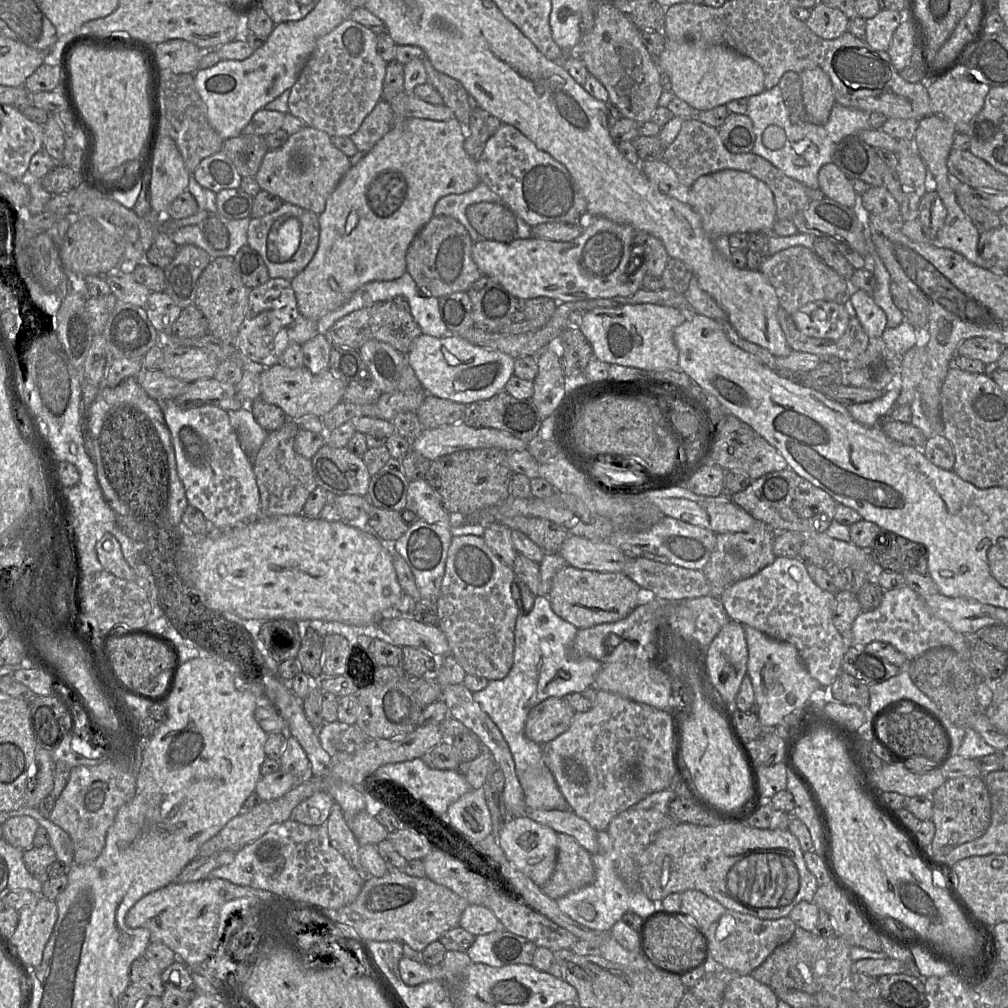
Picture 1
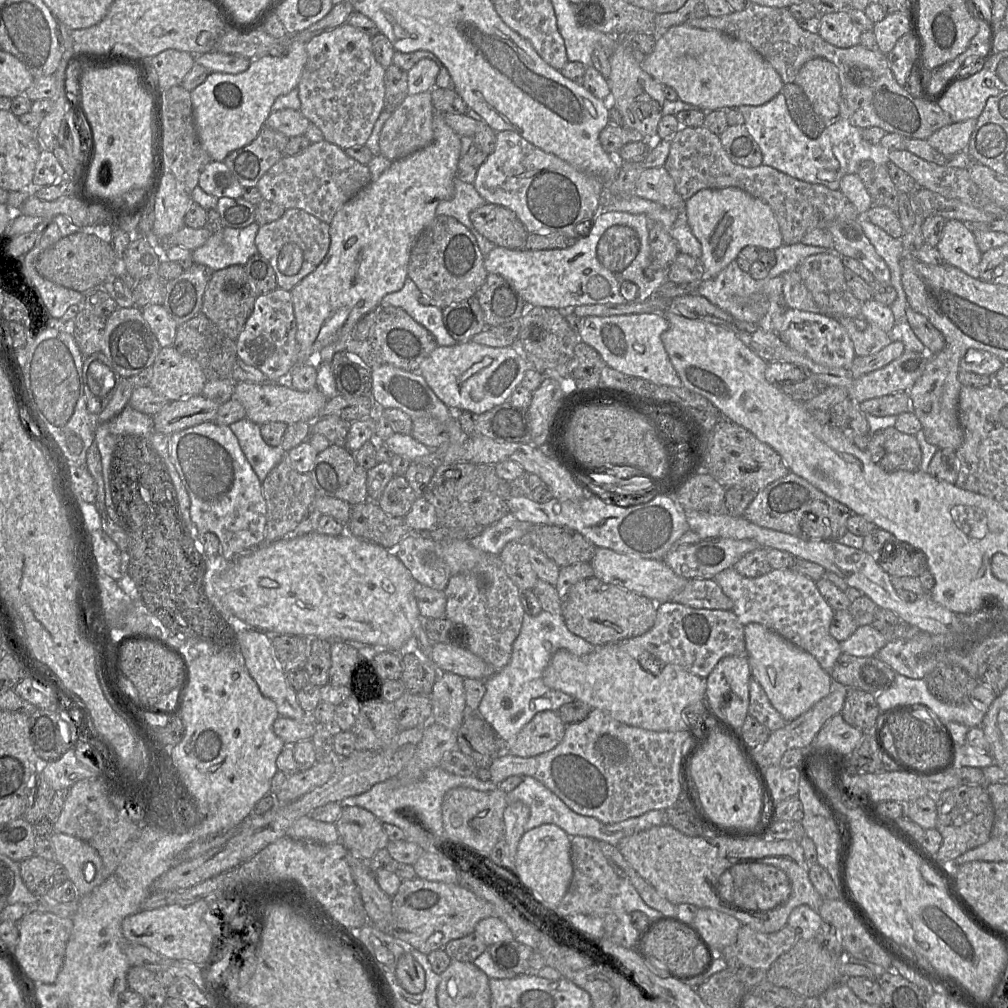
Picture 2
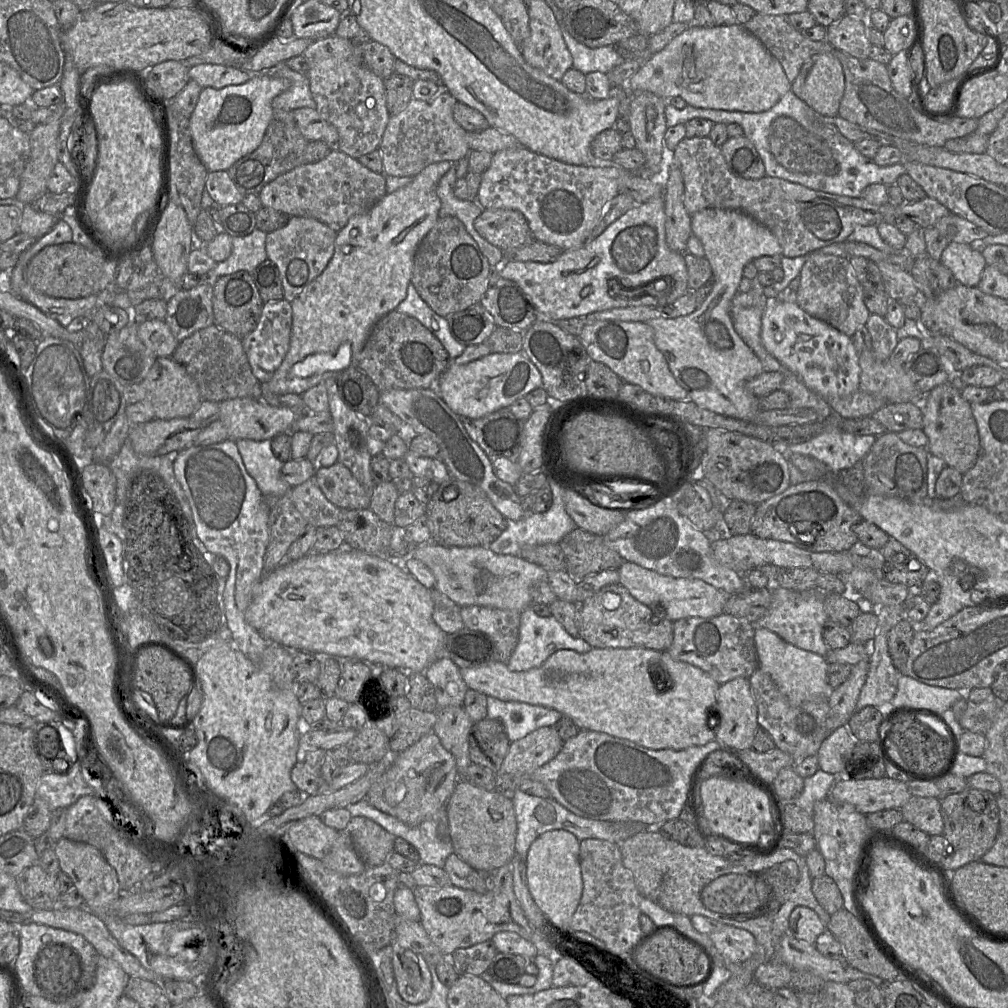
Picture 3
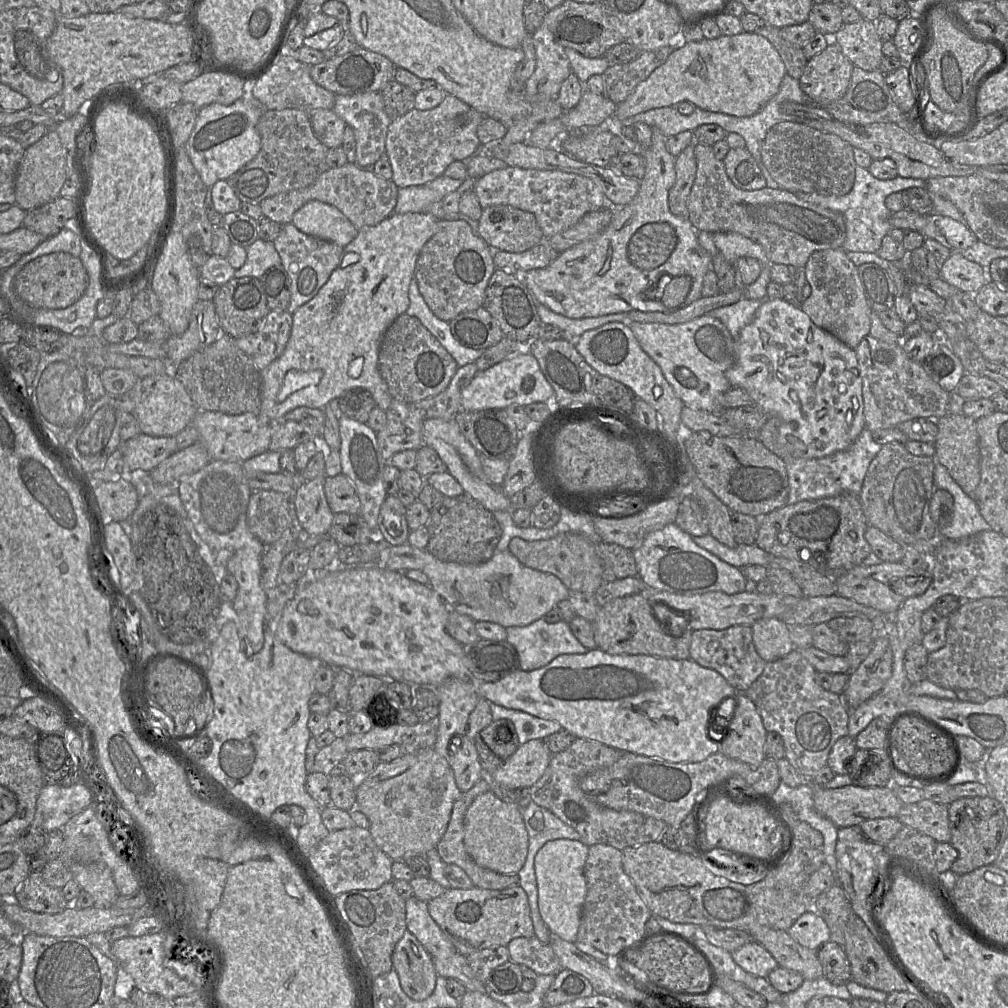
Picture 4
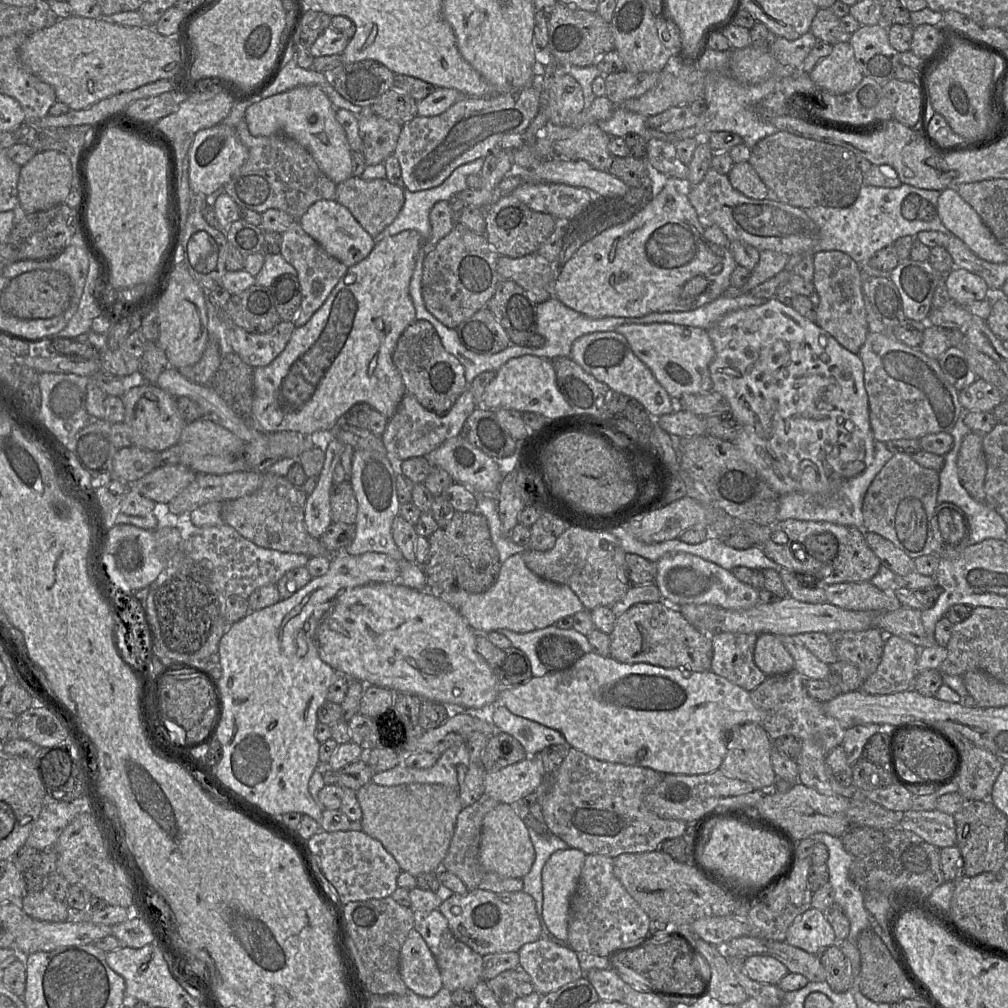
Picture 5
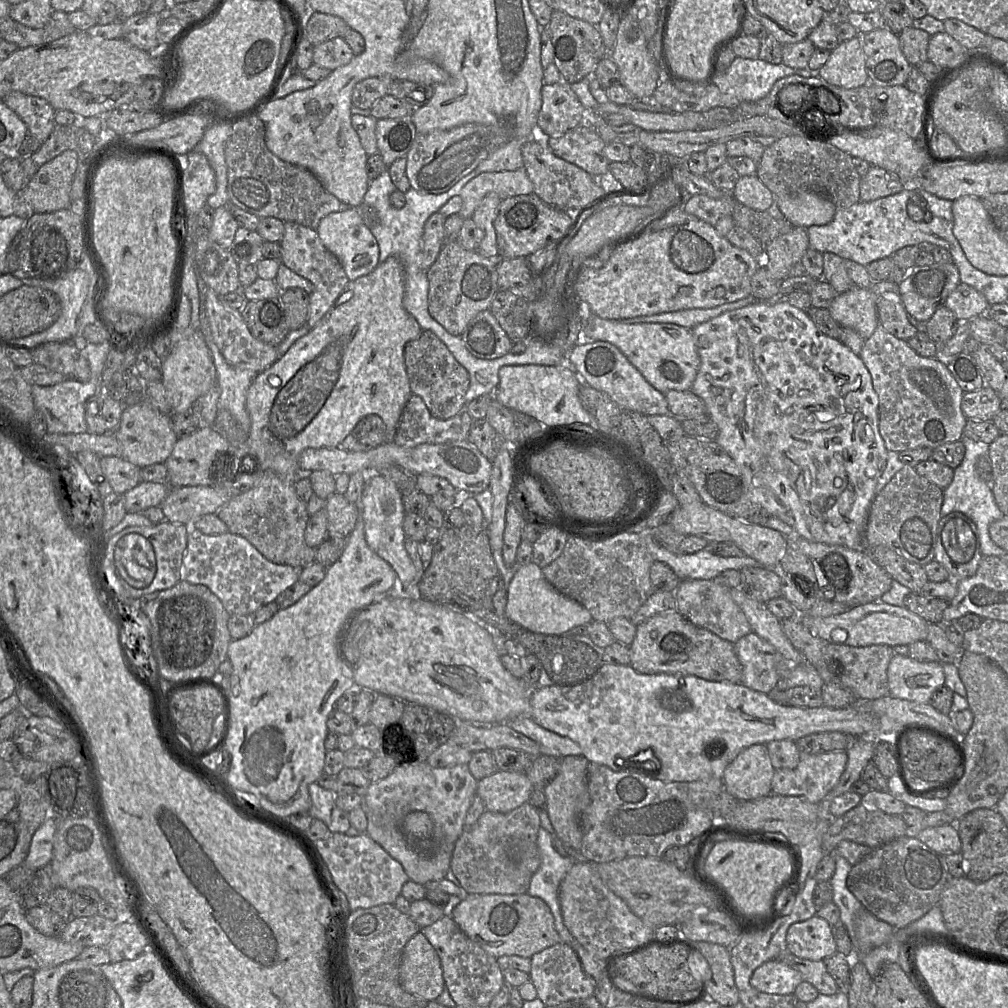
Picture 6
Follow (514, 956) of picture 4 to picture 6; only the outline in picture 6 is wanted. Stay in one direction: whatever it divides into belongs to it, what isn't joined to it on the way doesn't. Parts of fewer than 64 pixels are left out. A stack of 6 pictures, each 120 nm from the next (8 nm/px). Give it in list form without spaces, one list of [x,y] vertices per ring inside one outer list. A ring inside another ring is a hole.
[[[564,942],[536,953],[531,958],[530,981],[535,985],[538,997],[546,1006],[557,1005],[573,999],[595,995],[594,984],[585,974],[575,950]]]

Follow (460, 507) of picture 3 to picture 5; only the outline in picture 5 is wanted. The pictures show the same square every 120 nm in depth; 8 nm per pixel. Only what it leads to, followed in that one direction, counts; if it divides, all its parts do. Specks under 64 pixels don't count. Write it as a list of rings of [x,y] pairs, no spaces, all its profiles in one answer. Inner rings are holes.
[[[455,511],[448,521],[438,521],[438,528],[429,537],[429,551],[422,565],[427,590],[434,594],[456,589],[481,593],[491,587],[501,567],[492,542],[486,518],[476,511]]]

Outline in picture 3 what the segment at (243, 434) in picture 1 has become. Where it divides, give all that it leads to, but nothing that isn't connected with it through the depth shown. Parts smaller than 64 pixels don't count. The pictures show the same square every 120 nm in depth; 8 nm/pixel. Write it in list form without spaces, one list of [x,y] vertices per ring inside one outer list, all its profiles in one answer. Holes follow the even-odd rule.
[[[239,439],[235,442],[247,472],[263,496],[282,496],[292,489],[283,479],[283,462],[274,456],[270,440]]]

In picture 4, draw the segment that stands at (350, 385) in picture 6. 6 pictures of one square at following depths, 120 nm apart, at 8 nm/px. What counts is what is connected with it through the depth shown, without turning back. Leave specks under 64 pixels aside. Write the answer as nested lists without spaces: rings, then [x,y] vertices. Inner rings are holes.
[[[393,213],[391,216],[376,226],[364,227],[358,231],[355,239],[343,248],[340,265],[331,273],[328,281],[321,287],[318,293],[308,302],[301,305],[292,314],[292,327],[289,340],[282,354],[271,362],[266,368],[260,371],[261,392],[260,392],[260,416],[268,423],[284,421],[284,416],[293,409],[306,406],[310,408],[323,409],[331,400],[338,399],[345,391],[353,388],[362,388],[369,391],[380,409],[386,411],[392,401],[385,380],[381,377],[378,369],[378,355],[382,337],[393,321],[402,314],[405,314],[409,307],[409,286],[414,277],[416,263],[423,246],[437,231],[438,220],[430,213]]]

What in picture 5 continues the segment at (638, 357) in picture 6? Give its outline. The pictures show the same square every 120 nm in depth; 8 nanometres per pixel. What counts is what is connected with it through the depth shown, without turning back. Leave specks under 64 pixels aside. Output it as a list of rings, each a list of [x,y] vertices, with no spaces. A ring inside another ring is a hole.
[[[671,323],[624,324],[615,331],[625,337],[633,353],[651,370],[669,396],[678,401],[683,395],[712,391],[709,365],[715,356],[706,329]]]

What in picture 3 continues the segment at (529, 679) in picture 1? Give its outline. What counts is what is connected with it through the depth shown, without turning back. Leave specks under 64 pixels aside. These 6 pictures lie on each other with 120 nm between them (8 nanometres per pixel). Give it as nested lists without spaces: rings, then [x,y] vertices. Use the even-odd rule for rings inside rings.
[[[527,607],[521,612],[519,640],[507,665],[512,671],[527,671],[541,666],[550,655],[561,649],[587,653],[592,647],[581,637],[571,636],[553,616],[540,617]],[[487,696],[487,718],[502,722],[511,743],[538,728],[556,725],[561,717],[559,711],[545,706]]]

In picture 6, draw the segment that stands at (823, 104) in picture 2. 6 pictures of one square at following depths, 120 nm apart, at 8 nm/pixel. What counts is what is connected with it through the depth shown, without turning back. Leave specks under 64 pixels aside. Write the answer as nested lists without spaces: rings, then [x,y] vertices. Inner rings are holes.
[[[862,35],[839,43],[827,62],[818,70],[819,77],[844,89],[869,84]]]

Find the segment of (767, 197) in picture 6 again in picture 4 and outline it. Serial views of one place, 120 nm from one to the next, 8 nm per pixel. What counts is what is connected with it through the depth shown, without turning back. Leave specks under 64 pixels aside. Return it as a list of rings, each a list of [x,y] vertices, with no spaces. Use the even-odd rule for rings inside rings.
[[[746,147],[729,149],[723,162],[727,176],[737,188],[754,191],[766,187],[766,179]]]

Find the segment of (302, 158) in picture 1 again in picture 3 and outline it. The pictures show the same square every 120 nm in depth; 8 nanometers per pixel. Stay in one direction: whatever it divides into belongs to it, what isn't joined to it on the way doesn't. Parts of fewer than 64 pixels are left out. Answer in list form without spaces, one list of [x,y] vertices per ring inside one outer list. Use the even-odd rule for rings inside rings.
[[[331,150],[321,161],[304,163],[265,185],[259,193],[262,206],[288,216],[309,216],[335,232],[357,215],[368,213],[386,194],[387,175],[378,174],[340,150]]]

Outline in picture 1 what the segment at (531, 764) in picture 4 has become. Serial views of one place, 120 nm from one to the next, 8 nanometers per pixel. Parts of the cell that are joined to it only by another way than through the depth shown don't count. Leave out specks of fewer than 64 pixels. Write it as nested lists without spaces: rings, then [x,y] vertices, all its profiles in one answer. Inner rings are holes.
[[[549,697],[529,712],[525,735],[528,739],[544,745],[569,729],[575,713],[565,698]]]

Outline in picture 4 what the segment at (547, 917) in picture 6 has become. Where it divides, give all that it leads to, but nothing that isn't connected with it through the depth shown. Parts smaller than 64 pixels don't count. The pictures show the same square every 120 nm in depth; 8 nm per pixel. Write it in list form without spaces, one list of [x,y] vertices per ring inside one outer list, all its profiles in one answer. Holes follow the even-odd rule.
[[[520,885],[502,890],[451,887],[427,906],[431,917],[464,956],[486,948],[507,947],[514,938],[535,936],[528,896]]]

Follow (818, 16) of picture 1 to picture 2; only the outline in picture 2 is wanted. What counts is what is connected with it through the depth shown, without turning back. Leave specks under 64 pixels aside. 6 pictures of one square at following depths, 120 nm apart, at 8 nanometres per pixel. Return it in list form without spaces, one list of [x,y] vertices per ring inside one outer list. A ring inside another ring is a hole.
[[[846,11],[820,16],[818,35],[836,47],[849,48],[860,44],[861,33]]]

